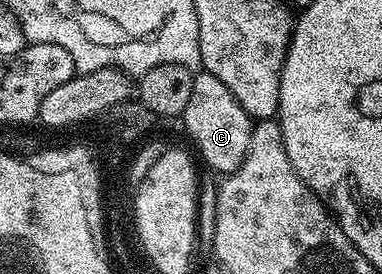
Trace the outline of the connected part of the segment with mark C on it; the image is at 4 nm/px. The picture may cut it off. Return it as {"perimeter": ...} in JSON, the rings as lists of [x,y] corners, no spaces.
{"perimeter":[[[201,70],[194,75],[191,98],[187,102],[183,117],[185,132],[193,139],[193,144],[197,147],[198,153],[196,152],[196,155],[198,157],[201,155],[215,171],[221,172],[220,174],[231,173],[241,165],[247,154],[247,146],[251,146],[251,130],[255,121],[247,114],[247,110],[243,110],[243,106],[239,106],[235,94],[231,94],[231,90],[227,90],[227,86],[223,86],[223,82],[219,82],[219,78],[215,78],[215,74]]]}

